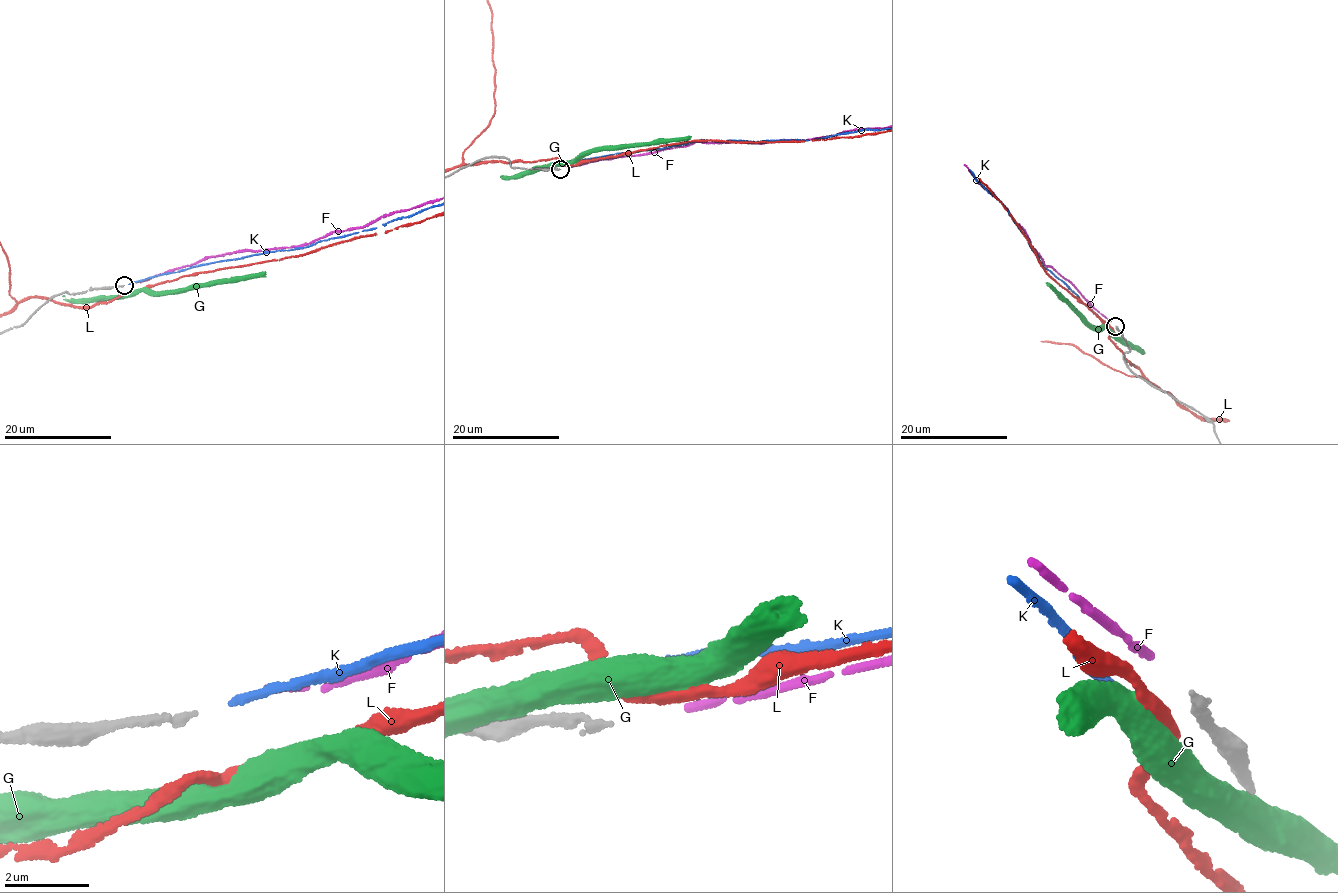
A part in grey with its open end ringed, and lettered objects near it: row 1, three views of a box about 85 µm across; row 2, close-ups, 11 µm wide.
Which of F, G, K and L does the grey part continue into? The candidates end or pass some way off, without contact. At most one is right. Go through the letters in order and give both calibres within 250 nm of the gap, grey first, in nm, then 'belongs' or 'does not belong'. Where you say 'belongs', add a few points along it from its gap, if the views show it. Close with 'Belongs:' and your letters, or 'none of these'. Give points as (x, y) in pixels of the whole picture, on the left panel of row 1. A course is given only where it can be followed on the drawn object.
F: 180 nm thick on the grey side, 190 nm on the other; belongs
G: 180 nm thick on the grey side, 600 nm on the other; does not belong
K: 180 nm thick on the grey side, 200 nm on the other; does not belong
L: 180 nm thick on the grey side, 240 nm on the other; does not belong
Belongs: F

